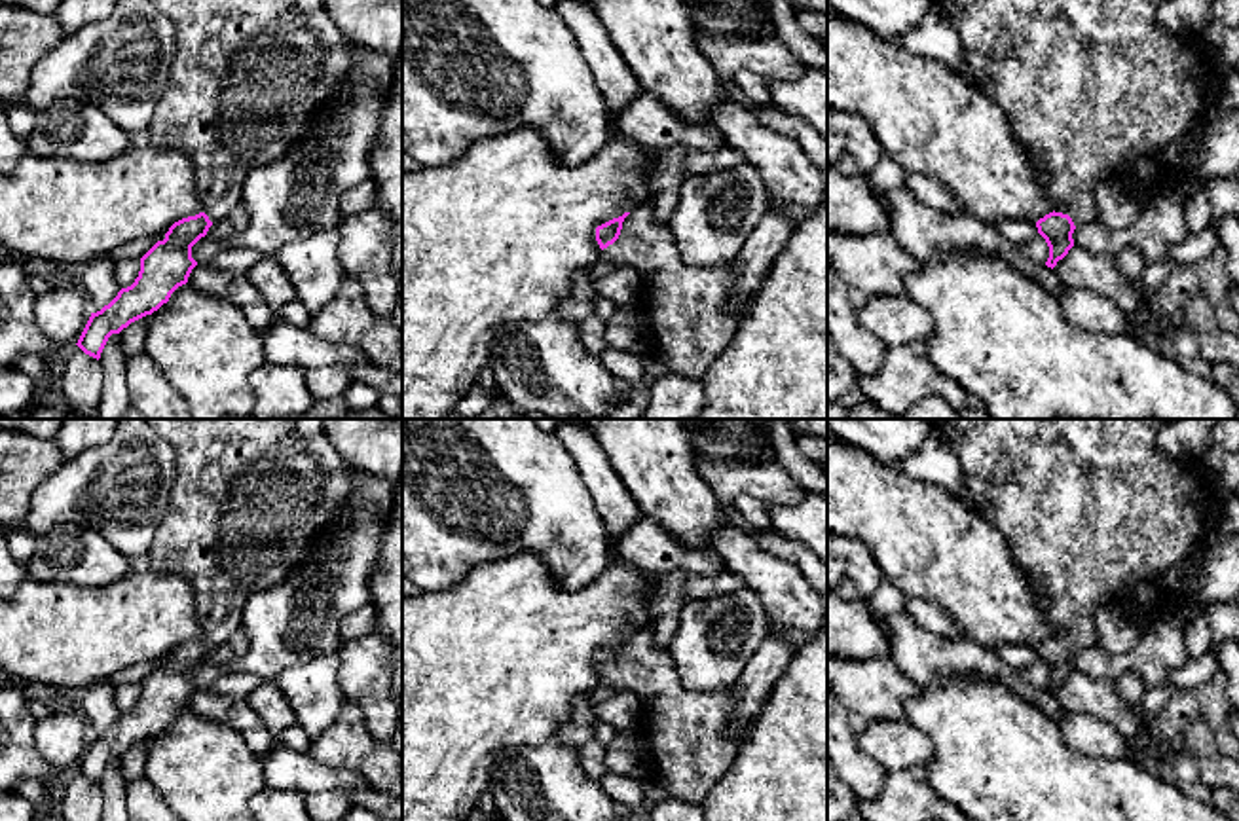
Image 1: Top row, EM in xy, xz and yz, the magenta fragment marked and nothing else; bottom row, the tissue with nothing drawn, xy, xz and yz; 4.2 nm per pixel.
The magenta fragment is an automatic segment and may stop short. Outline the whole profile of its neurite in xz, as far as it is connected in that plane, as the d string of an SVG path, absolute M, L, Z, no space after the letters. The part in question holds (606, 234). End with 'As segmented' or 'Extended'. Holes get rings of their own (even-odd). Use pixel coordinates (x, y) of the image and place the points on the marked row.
M647 201L598 226L596 241L603 258L639 273L634 301L647 317L647 347L666 360L670 372L700 381L749 307L730 305L734 260L712 267L687 265L674 233L656 222Z. Extended

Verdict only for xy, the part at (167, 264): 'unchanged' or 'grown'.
grown

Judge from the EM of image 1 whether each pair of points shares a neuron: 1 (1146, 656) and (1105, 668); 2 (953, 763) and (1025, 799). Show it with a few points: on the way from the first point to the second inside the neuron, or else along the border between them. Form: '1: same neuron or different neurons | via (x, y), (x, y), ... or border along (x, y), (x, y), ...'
1: same neuron | via (1137, 660), (1114, 664)
2: same neuron | via (970, 763), (989, 763), (1008, 782)

